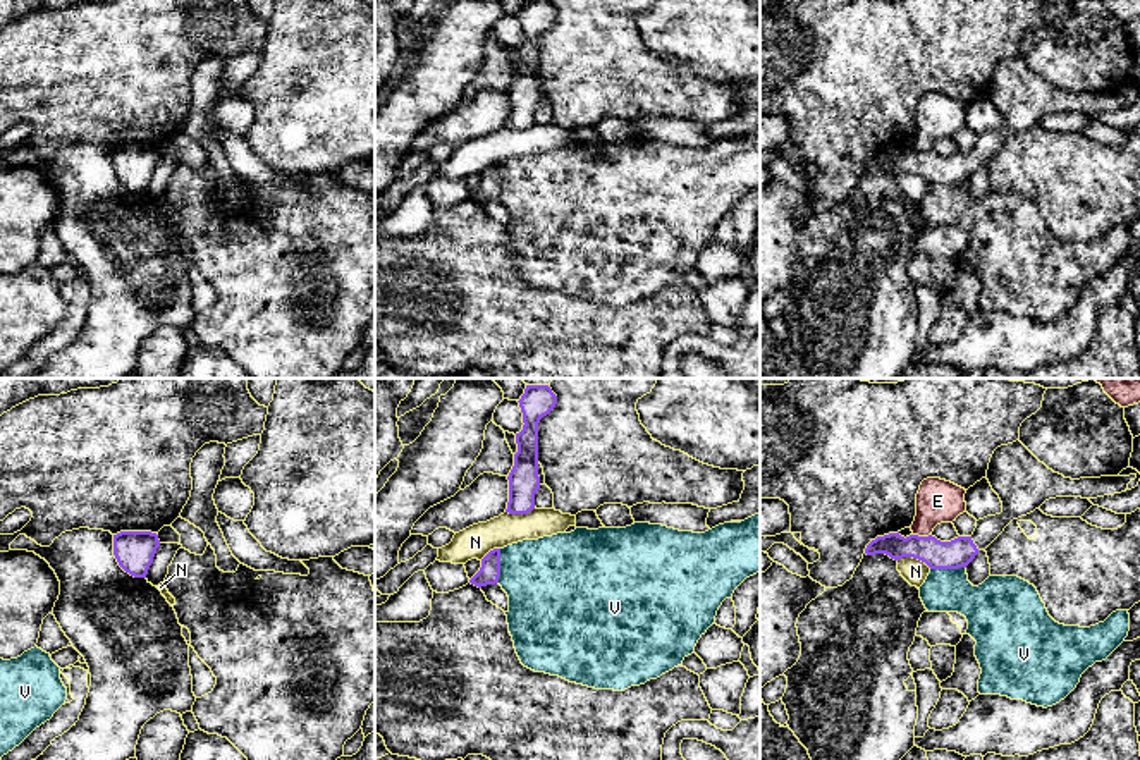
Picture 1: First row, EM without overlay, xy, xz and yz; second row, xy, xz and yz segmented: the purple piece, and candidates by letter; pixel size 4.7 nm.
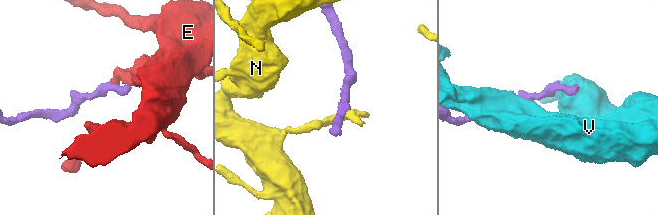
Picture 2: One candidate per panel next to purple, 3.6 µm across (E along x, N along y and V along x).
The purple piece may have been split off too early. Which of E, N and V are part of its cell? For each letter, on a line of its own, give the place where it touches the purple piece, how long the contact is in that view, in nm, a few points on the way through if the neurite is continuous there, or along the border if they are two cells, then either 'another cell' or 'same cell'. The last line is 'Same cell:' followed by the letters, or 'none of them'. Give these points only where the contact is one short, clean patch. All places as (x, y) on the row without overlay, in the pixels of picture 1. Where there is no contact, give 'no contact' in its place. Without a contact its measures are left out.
E: contact yz (922, 152); length 90 nm; border yz (913, 148), (931, 150); another cell
N: contact yz (915, 172); length 170 nm; border yz (898, 174), (917, 172), (931, 183); another cell
V: contact yz (948, 183); length 170 nm; another cell
Same cell: none of them

